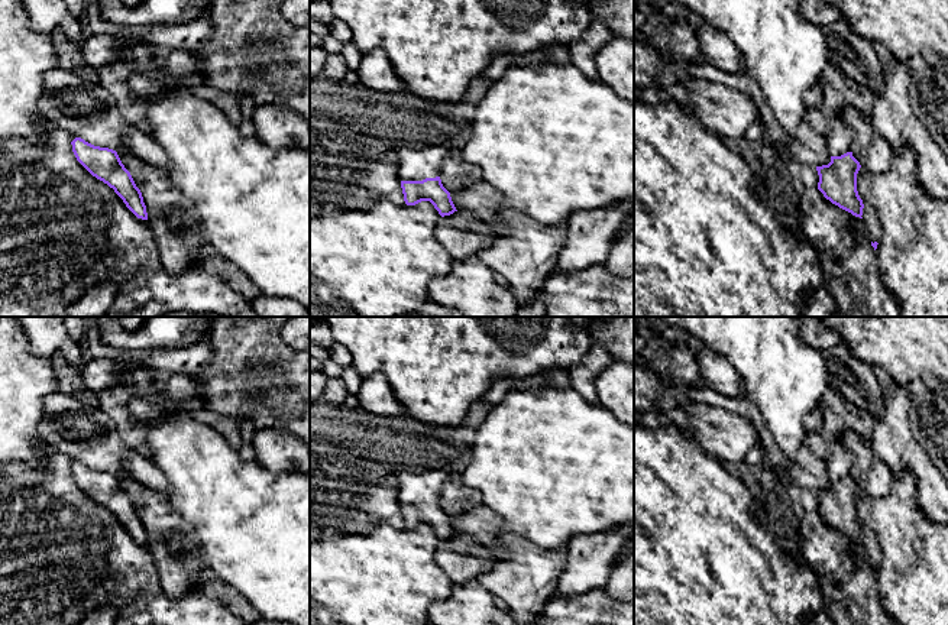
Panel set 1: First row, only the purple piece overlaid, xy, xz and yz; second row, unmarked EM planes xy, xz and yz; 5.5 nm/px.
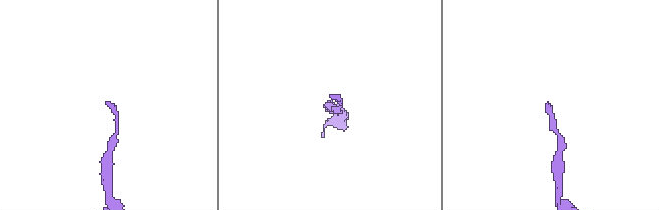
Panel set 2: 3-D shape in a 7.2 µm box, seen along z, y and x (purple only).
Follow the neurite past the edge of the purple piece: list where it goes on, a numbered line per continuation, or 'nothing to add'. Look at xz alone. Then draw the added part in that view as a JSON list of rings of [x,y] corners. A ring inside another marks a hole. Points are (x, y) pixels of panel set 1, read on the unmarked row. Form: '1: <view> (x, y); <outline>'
1: xz (414, 486); [[[449,467],[427,470],[394,470],[401,505],[423,505],[440,501],[444,483],[453,476]],[[392,469],[394,470],[394,469]]]

